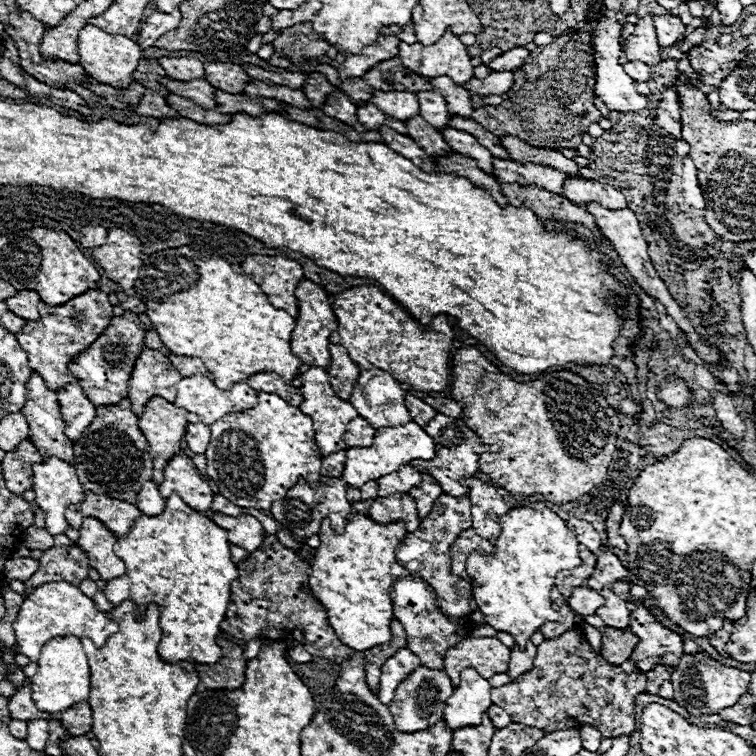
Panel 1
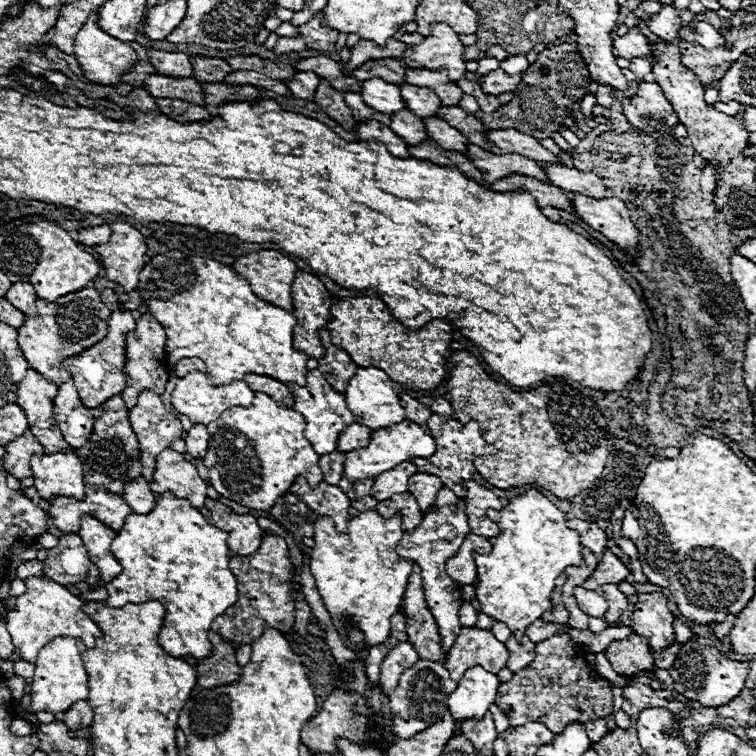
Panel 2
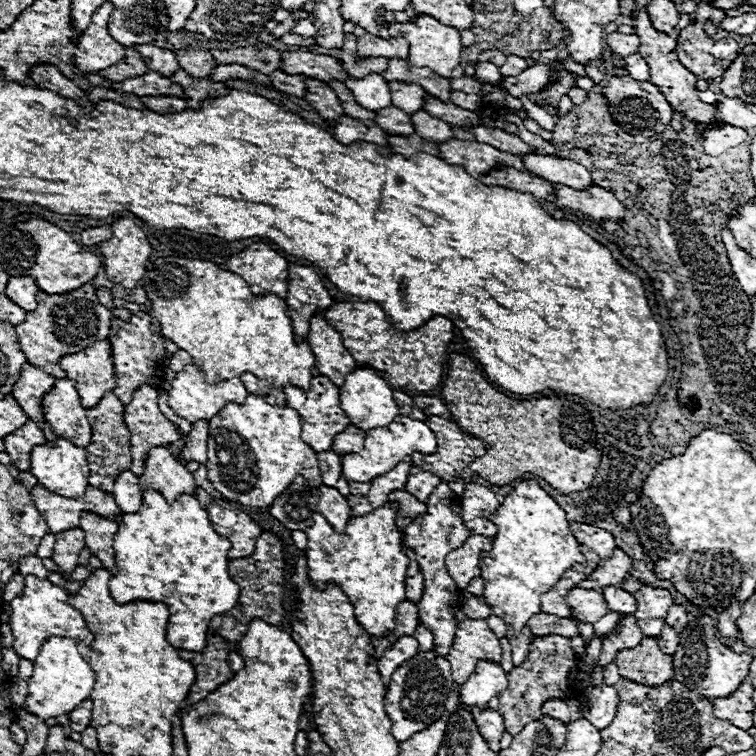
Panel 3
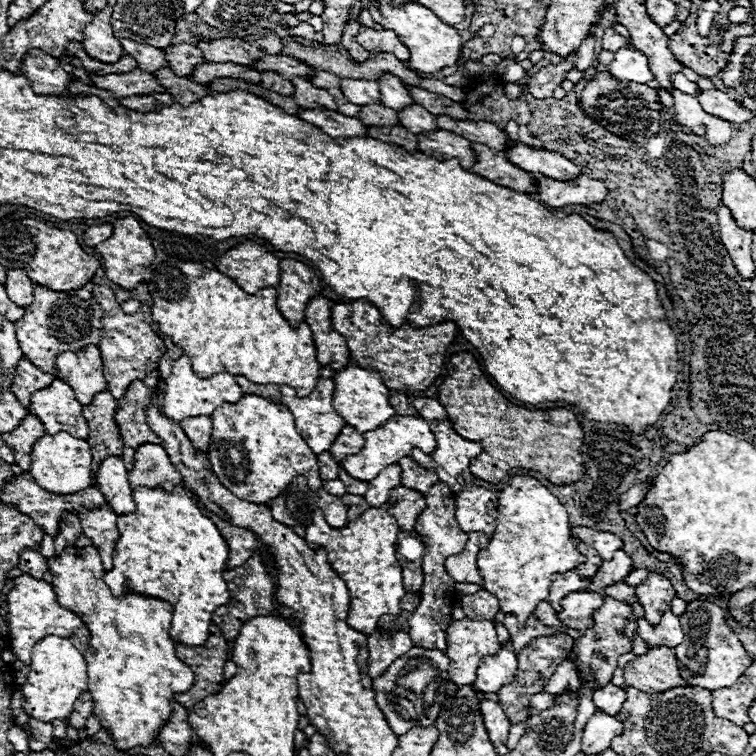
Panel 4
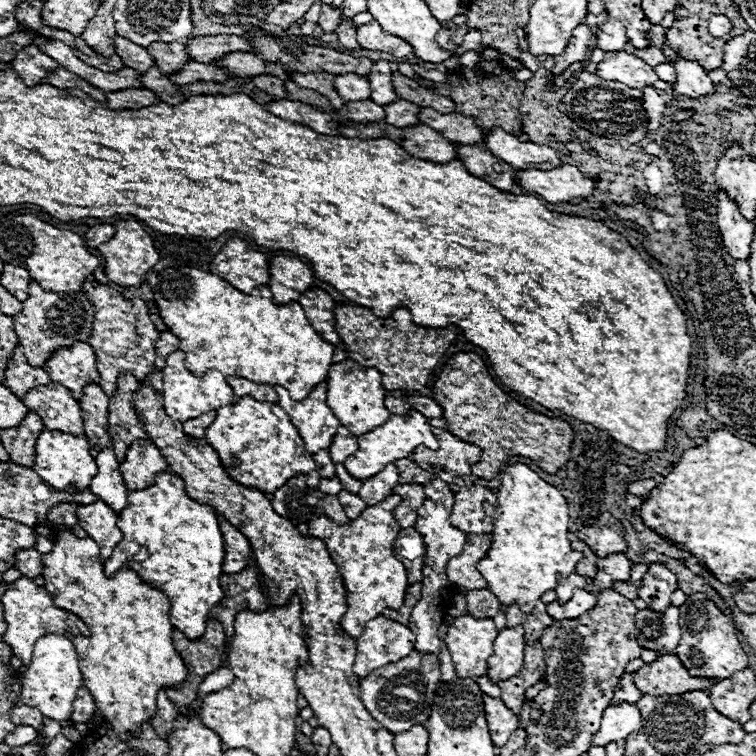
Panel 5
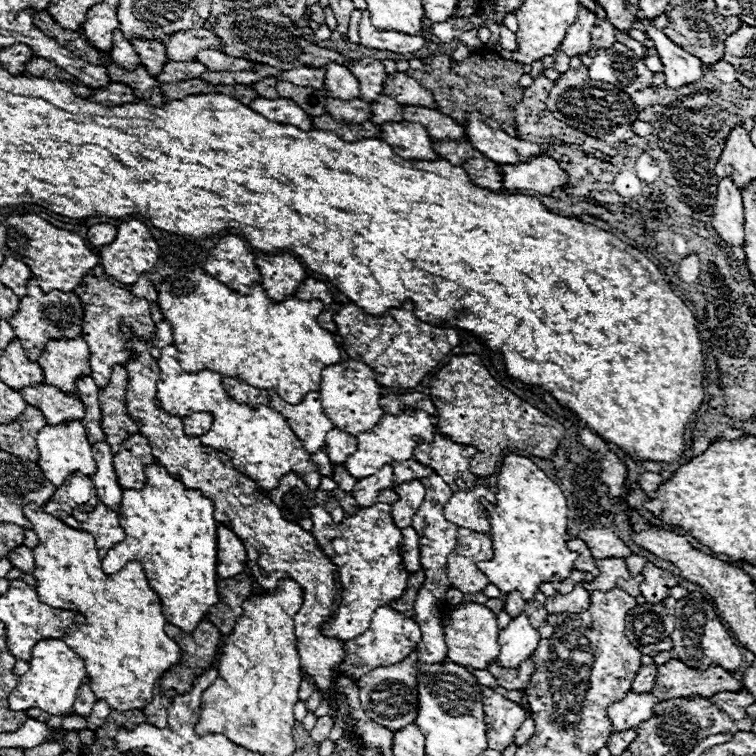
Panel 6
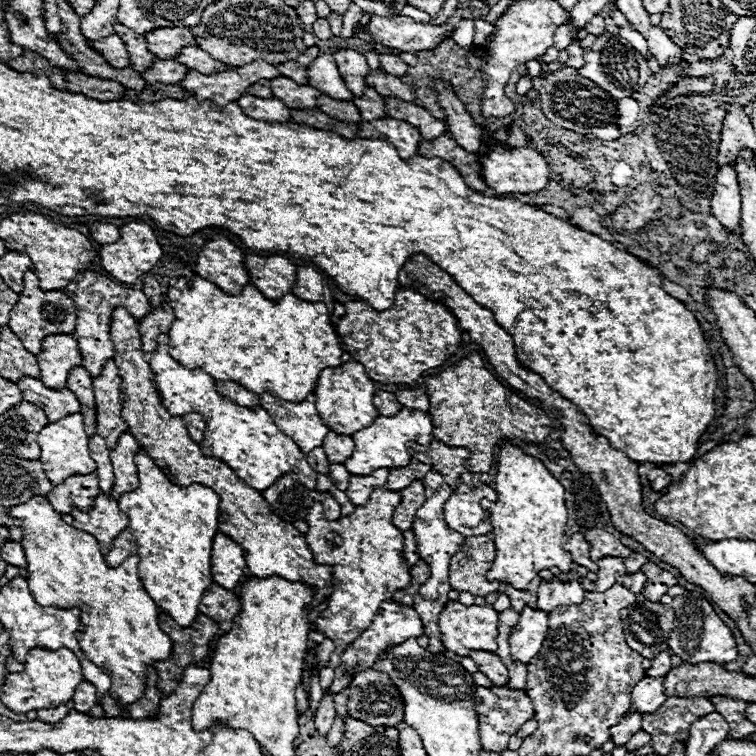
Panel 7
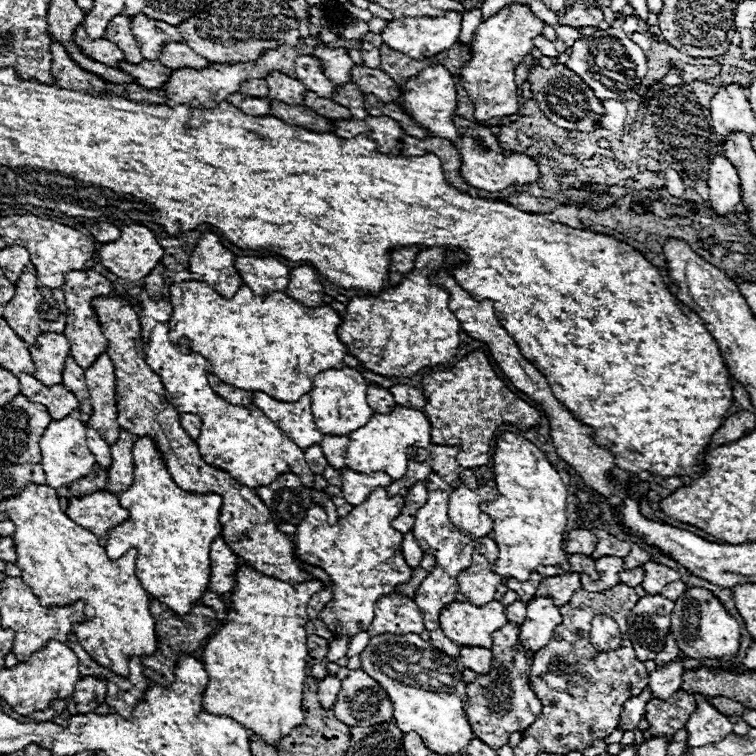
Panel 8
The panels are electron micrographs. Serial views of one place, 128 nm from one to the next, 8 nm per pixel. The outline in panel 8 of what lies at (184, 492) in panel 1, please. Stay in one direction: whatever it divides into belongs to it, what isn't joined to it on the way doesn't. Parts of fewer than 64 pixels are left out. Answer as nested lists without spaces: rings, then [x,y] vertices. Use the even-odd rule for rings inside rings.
[[[122,430],[118,440],[110,446],[112,466],[108,468],[108,484],[106,490],[112,494],[120,494],[130,488],[134,480],[134,462],[132,462],[132,446],[136,436]]]

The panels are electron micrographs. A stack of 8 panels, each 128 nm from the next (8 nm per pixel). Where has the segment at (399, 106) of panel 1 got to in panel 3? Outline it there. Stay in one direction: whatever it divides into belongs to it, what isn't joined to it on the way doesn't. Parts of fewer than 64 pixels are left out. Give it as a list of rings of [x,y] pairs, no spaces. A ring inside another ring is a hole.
[[[370,74],[360,80],[346,80],[346,86],[352,90],[356,102],[368,110],[380,110],[392,106],[392,94],[388,82],[380,74]]]

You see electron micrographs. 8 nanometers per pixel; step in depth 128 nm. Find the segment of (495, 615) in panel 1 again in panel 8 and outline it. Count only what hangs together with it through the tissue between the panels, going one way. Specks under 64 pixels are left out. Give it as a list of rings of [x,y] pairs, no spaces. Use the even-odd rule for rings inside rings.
[[[504,432],[496,440],[494,450],[494,482],[496,490],[500,492],[500,498],[494,502],[482,504],[482,512],[492,516],[494,528],[492,538],[498,544],[498,560],[492,568],[492,572],[504,576],[504,578],[516,578],[518,582],[526,582],[530,574],[538,566],[560,566],[568,572],[568,554],[562,550],[564,544],[564,532],[566,532],[566,486],[560,480],[560,474],[552,468],[552,464],[546,460],[544,452],[540,452],[532,442],[524,440],[522,436],[516,436],[512,432]]]

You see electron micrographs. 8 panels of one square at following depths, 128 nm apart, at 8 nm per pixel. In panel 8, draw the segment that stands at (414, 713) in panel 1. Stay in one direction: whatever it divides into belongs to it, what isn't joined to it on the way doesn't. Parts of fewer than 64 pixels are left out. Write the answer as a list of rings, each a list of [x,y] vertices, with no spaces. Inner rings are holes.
[[[350,670],[348,678],[342,680],[342,690],[334,702],[334,708],[332,708],[334,716],[348,724],[350,728],[352,726],[372,726],[372,724],[382,724],[384,720],[392,720],[392,702],[388,698],[388,694],[384,692],[384,688],[380,684],[376,684],[376,680],[372,680],[364,670]]]

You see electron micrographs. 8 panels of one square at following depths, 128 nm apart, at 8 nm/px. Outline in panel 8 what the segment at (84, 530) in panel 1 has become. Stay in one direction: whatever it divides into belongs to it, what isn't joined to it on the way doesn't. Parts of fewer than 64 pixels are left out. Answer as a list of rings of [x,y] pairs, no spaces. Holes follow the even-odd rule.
[[[106,490],[94,492],[84,498],[72,498],[68,502],[66,514],[82,528],[94,532],[100,538],[102,546],[106,542],[108,532],[128,520],[128,510],[120,508],[118,496]]]

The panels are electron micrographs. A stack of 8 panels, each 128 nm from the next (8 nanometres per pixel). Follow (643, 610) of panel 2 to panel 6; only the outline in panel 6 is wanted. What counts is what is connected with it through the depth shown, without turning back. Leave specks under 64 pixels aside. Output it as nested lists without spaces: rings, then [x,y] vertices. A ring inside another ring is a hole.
[[[652,562],[644,566],[642,576],[644,576],[644,582],[640,584],[640,592],[648,604],[660,604],[670,596],[670,590],[678,586],[678,578],[672,572],[662,570]]]

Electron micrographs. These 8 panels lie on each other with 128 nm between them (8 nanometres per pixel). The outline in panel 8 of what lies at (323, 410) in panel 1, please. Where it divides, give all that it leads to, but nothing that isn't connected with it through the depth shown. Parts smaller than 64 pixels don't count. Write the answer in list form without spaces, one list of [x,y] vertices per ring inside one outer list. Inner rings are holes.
[[[254,392],[254,406],[258,406],[282,432],[288,432],[300,448],[308,450],[312,444],[320,444],[324,434],[316,428],[310,396],[304,394],[298,402],[280,402],[264,392]]]

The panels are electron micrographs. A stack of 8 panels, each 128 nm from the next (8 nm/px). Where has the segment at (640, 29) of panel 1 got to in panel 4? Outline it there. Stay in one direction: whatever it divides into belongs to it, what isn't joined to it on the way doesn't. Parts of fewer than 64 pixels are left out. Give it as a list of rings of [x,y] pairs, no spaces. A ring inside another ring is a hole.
[[[608,28],[602,38],[602,48],[610,50],[610,52],[618,52],[620,48],[632,48],[632,44],[624,36],[614,32],[614,28]]]

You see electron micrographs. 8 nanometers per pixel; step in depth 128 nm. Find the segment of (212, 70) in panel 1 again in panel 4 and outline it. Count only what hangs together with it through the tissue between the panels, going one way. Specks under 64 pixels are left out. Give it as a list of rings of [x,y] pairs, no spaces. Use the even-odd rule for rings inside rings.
[[[176,44],[176,46],[168,46],[164,48],[164,54],[166,54],[166,60],[168,60],[168,66],[180,74],[180,76],[190,76],[190,72],[194,72],[196,64],[202,64],[204,62],[204,56],[202,52],[192,46],[192,44]]]

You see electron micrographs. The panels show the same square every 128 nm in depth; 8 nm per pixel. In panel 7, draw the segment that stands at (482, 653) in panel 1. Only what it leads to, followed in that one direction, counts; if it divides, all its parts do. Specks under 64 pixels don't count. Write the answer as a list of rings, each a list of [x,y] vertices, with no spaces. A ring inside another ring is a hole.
[[[448,600],[444,612],[440,614],[440,634],[442,634],[442,642],[446,646],[448,652],[452,652],[456,656],[456,660],[470,656],[472,650],[484,650],[484,652],[496,652],[496,636],[498,636],[498,612],[484,604],[472,604],[472,606],[464,606],[456,600]]]

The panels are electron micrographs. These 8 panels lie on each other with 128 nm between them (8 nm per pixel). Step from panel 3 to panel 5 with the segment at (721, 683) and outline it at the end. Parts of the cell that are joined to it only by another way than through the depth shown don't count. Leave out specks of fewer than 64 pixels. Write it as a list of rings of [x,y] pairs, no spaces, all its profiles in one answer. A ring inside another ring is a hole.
[[[692,594],[680,606],[680,628],[682,640],[676,646],[674,654],[680,658],[690,676],[712,678],[720,682],[732,676],[734,672],[748,668],[748,656],[742,650],[734,622],[712,600],[708,600],[706,594]]]

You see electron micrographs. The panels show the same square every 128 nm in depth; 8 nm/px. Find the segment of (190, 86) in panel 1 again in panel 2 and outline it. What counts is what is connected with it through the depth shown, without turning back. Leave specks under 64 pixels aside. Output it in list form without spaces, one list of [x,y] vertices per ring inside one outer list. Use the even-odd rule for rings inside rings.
[[[152,74],[144,80],[144,88],[154,98],[180,98],[190,104],[204,106],[204,92],[200,88],[200,82],[196,82],[196,78],[170,78]]]

